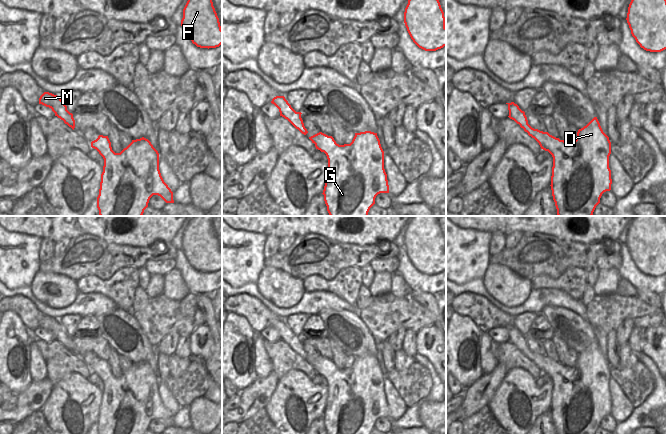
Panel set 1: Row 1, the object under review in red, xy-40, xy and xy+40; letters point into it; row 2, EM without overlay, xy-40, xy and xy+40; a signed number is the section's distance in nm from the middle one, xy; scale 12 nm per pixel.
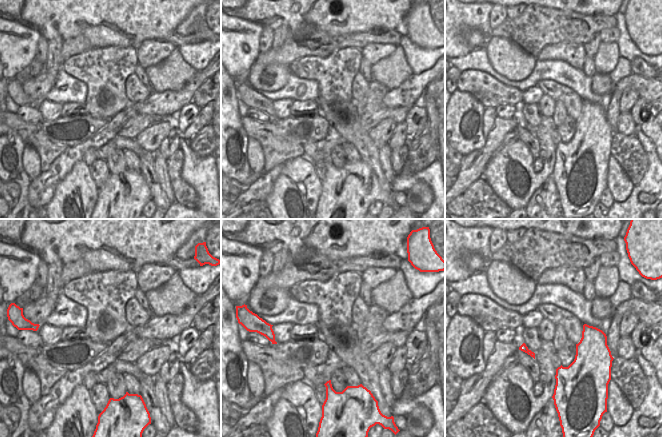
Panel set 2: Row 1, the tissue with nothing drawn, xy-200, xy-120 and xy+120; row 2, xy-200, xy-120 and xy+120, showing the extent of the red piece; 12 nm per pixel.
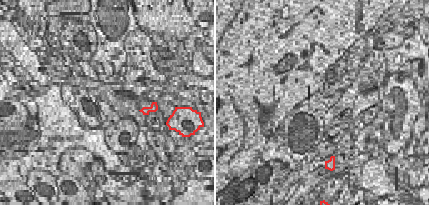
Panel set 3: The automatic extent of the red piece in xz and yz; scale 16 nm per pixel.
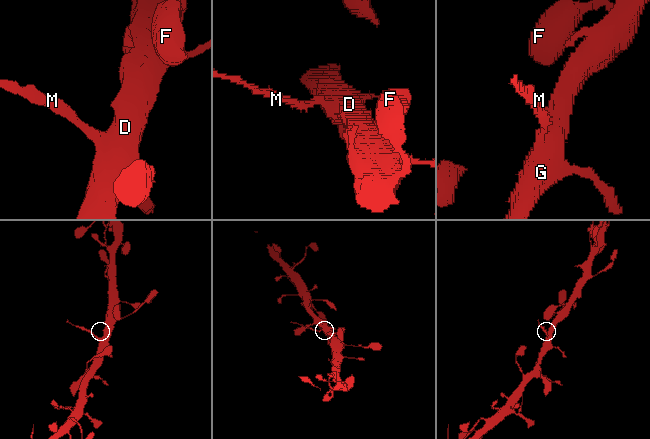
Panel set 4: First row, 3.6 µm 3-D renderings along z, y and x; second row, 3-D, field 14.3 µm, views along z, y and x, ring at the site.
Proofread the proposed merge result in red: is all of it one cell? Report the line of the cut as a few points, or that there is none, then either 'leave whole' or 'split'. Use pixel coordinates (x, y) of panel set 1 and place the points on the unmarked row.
cut in xy along (321, 356), (321, 362), (315, 368); split

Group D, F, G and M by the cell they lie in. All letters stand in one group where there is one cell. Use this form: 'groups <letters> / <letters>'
groups D F G / M

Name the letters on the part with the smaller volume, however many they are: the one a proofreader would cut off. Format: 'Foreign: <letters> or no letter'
Foreign: M

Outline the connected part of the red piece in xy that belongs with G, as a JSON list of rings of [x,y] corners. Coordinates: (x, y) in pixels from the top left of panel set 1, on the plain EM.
[[[371,355],[355,357],[350,368],[339,369],[332,360],[321,356],[321,364],[315,368],[315,371],[324,376],[328,383],[327,404],[322,417],[327,434],[370,434],[378,418],[389,417],[387,398],[384,393],[384,375],[377,357]]]

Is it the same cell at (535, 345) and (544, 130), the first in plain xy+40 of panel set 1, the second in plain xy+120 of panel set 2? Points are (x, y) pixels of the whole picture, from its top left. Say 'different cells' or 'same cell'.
different cells

